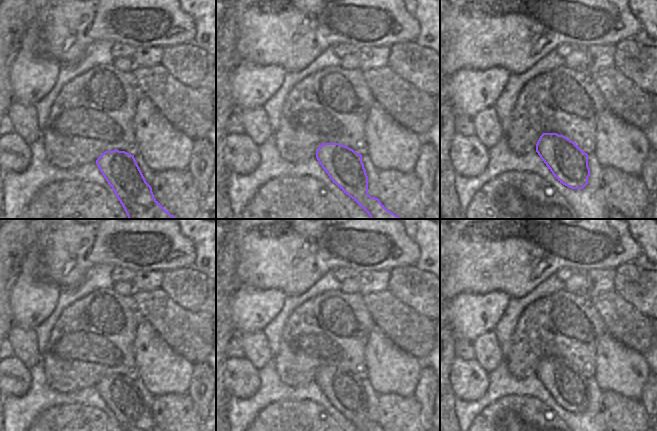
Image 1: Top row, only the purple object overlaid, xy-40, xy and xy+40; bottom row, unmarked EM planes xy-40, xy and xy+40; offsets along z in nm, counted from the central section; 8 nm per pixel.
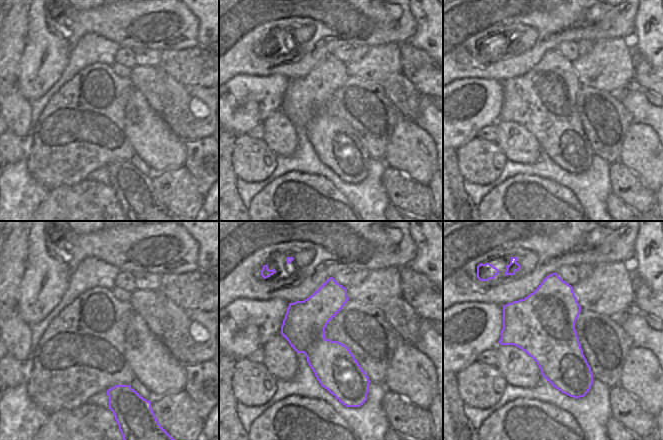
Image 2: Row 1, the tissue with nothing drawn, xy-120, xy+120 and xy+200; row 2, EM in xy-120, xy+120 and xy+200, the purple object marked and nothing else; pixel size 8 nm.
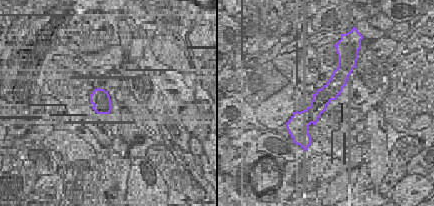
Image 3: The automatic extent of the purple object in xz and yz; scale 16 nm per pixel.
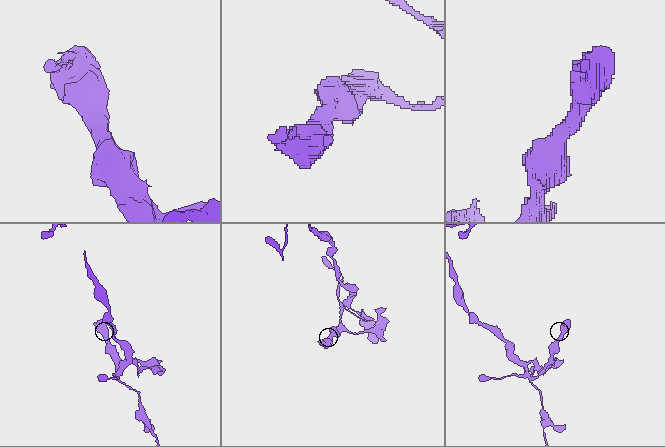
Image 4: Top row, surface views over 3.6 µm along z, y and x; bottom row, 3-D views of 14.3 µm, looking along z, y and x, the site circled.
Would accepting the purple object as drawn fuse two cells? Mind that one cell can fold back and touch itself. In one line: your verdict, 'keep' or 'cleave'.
keep

